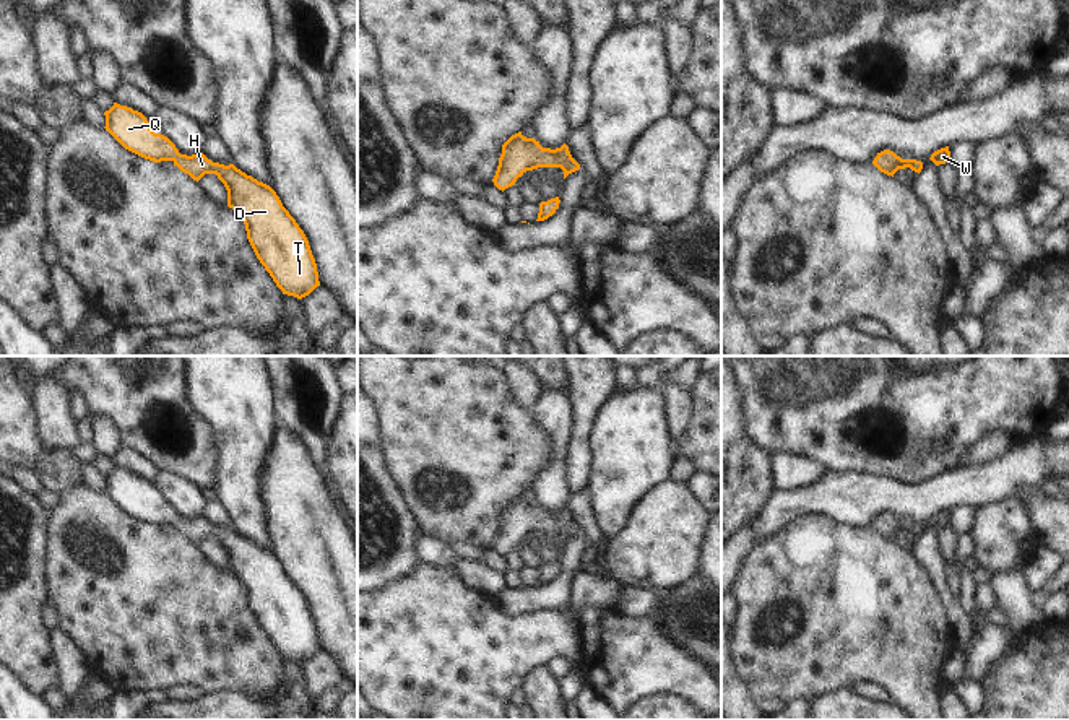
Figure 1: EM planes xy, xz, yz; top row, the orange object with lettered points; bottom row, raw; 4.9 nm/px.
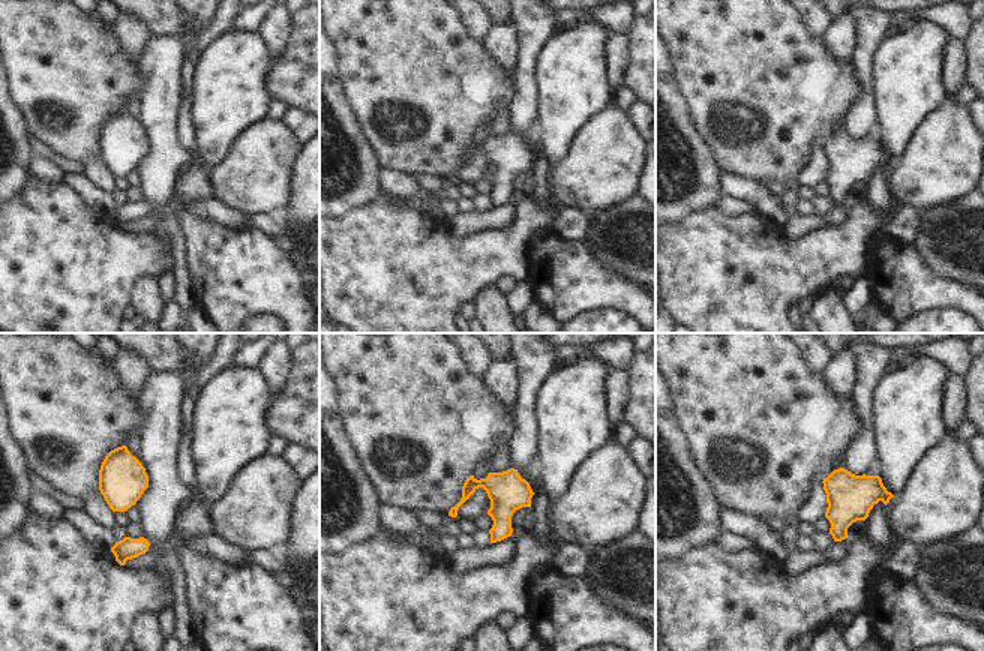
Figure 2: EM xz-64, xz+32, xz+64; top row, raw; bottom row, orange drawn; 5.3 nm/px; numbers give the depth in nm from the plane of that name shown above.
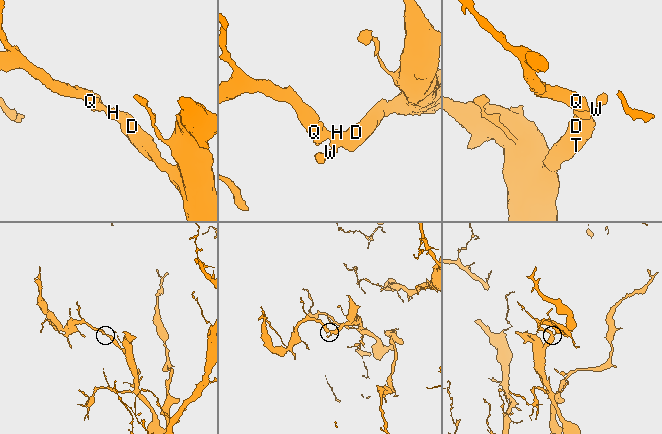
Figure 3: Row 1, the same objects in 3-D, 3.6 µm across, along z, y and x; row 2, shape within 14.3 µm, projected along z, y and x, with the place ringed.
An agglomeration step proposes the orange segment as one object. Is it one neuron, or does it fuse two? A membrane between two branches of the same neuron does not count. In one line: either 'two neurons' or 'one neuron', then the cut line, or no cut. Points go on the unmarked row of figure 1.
one neuron | no cut

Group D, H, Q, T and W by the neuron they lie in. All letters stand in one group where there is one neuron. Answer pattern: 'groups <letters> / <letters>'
groups D H Q T W

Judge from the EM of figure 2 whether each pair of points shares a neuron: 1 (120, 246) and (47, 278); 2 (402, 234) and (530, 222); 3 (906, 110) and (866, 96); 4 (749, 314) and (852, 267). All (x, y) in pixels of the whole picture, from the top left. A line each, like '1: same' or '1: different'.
1: same
2: same
3: different
4: same

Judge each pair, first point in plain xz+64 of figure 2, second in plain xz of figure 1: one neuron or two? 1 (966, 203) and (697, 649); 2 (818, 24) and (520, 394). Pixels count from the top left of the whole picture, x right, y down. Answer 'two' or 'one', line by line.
1: one
2: one

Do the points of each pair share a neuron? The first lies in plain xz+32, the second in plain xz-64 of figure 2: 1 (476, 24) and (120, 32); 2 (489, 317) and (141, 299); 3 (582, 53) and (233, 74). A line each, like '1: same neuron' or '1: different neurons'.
1: same neuron
2: same neuron
3: same neuron

